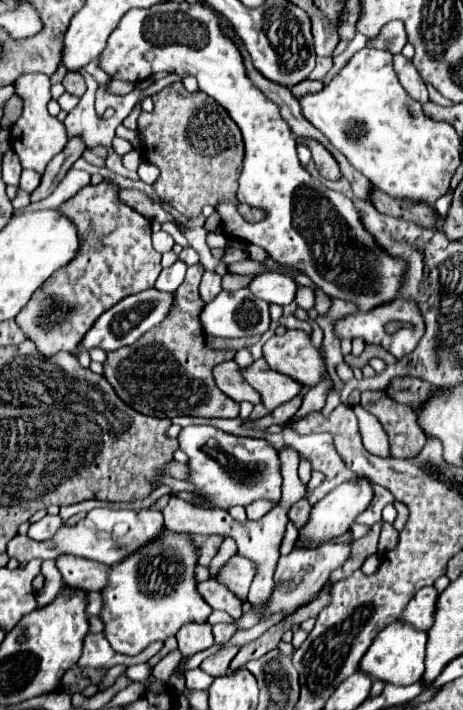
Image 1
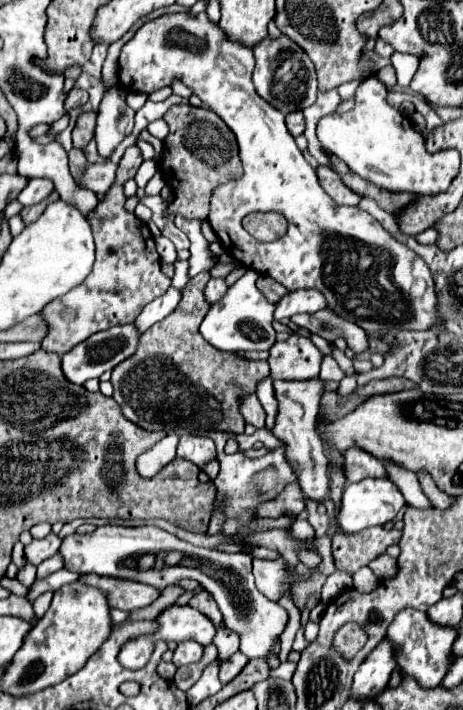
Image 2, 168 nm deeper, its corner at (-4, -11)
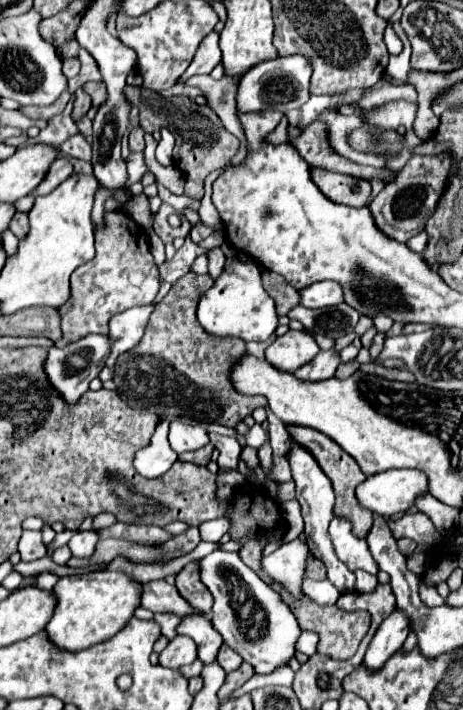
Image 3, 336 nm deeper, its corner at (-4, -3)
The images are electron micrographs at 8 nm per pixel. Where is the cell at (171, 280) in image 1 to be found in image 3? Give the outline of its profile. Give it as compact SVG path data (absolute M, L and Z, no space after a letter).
M155 303L149 305L141 305L141 307L131 307L129 311L117 313L111 321L109 321L109 335L111 335L111 343L113 343L113 353L107 359L107 367L115 365L115 359L129 351L131 347L135 347L145 331L145 325L149 321L149 315L155 311Z

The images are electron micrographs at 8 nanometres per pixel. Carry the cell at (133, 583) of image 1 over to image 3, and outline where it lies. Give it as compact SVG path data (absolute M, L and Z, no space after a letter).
M203 613L185 615L185 619L181 619L177 627L177 633L195 639L199 647L199 659L203 663L211 663L217 657L219 647L223 645L223 639L221 635L217 635L217 629L213 627L211 619Z

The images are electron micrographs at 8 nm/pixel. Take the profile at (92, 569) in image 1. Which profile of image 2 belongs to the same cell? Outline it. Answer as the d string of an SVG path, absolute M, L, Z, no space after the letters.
M83 575L81 581L107 591L109 605L113 609L121 609L121 611L135 611L135 609L147 607L161 595L159 589L155 589L151 585L143 585L143 583L133 583L129 579Z

